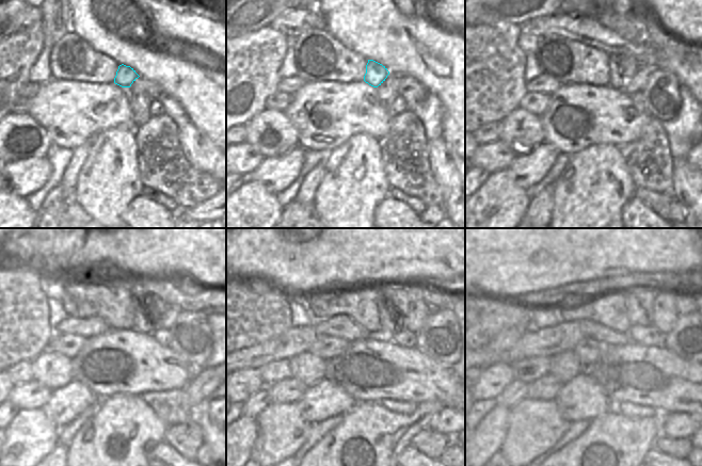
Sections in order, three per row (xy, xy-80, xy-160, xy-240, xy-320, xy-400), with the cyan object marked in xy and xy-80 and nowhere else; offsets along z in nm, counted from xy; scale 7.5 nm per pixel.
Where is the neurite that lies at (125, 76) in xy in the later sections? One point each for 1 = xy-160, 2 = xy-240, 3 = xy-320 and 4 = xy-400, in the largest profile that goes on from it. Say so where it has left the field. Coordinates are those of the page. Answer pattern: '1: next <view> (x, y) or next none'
1: next xy-160 (622, 66)
2: next xy-240 (145, 321)
3: next xy-320 (394, 304)
4: next xy-400 (639, 300)

